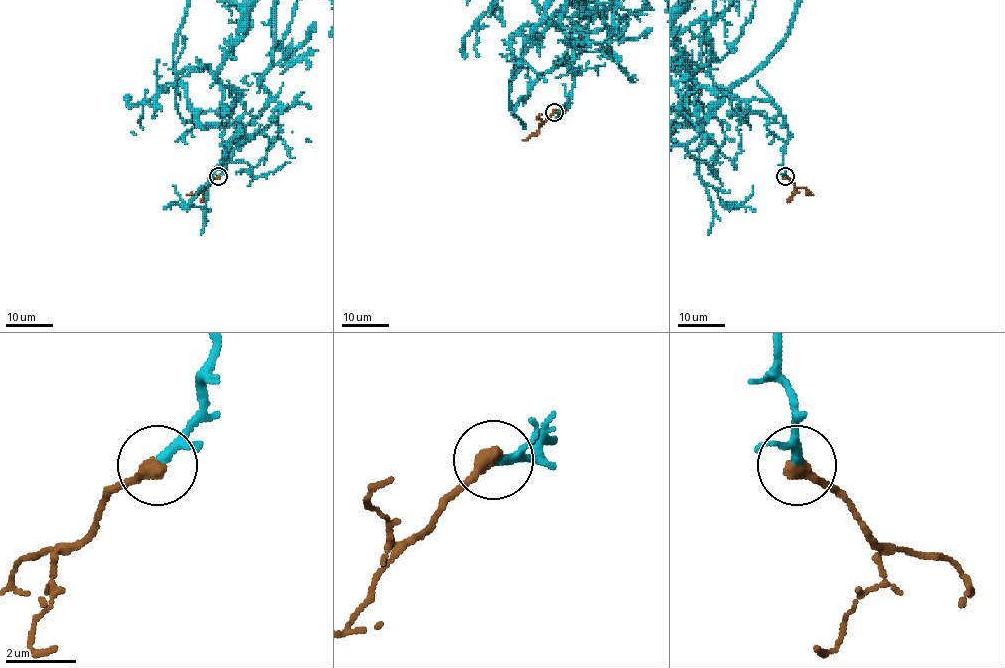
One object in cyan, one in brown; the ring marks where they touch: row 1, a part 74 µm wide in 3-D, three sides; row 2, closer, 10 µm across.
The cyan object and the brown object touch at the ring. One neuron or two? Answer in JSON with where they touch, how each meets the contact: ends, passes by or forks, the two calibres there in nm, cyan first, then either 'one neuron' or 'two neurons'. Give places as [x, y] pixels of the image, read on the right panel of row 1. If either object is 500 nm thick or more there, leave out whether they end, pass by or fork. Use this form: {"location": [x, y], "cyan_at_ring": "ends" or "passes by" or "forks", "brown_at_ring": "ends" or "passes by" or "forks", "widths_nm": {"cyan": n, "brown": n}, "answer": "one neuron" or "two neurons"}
{"location": [785, 176], "cyan_at_ring": "passes by", "brown_at_ring": "ends", "widths_nm": {"cyan": 200, "brown": 440}, "answer": "one neuron"}

